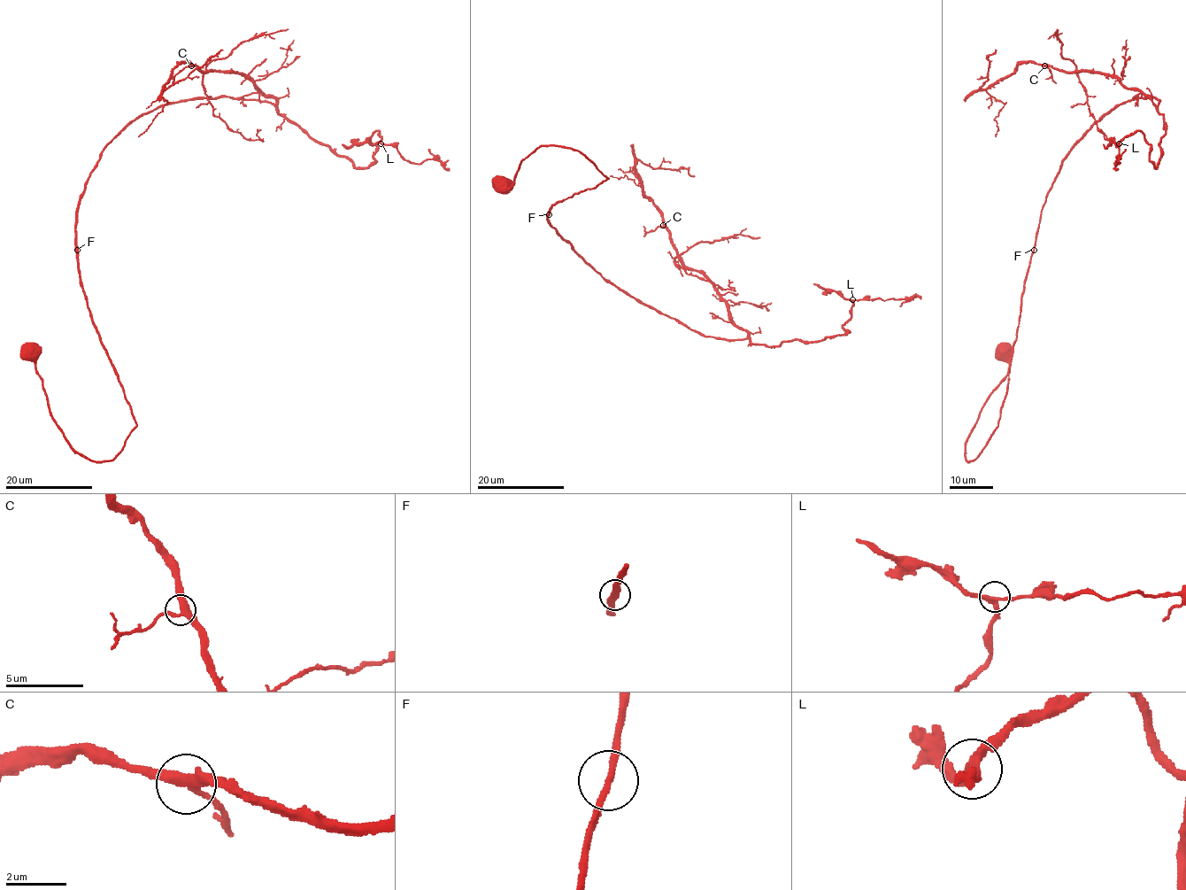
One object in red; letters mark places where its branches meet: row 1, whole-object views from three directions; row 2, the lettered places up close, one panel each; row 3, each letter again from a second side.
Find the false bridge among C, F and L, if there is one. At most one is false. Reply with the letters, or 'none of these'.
none of these

